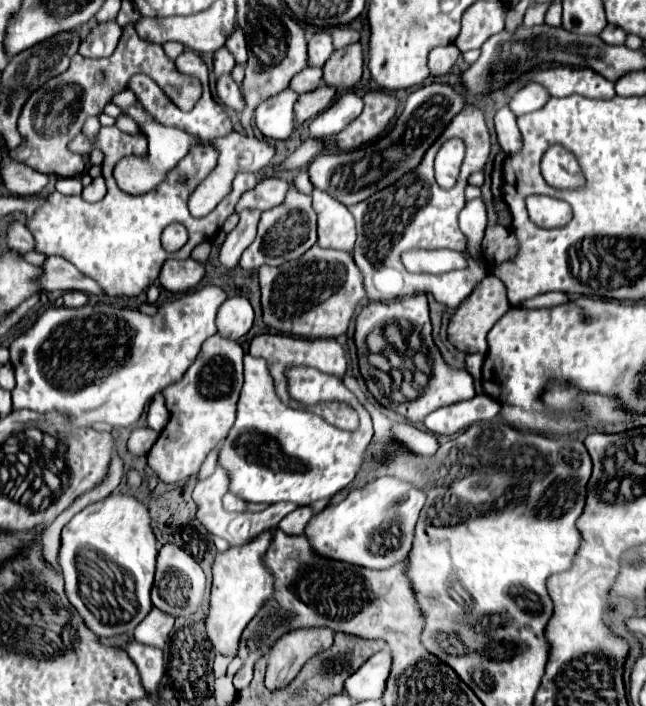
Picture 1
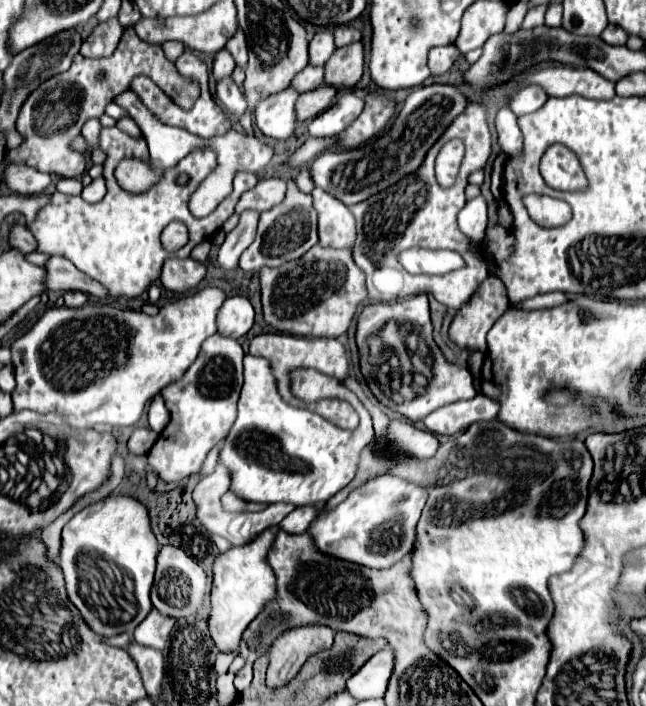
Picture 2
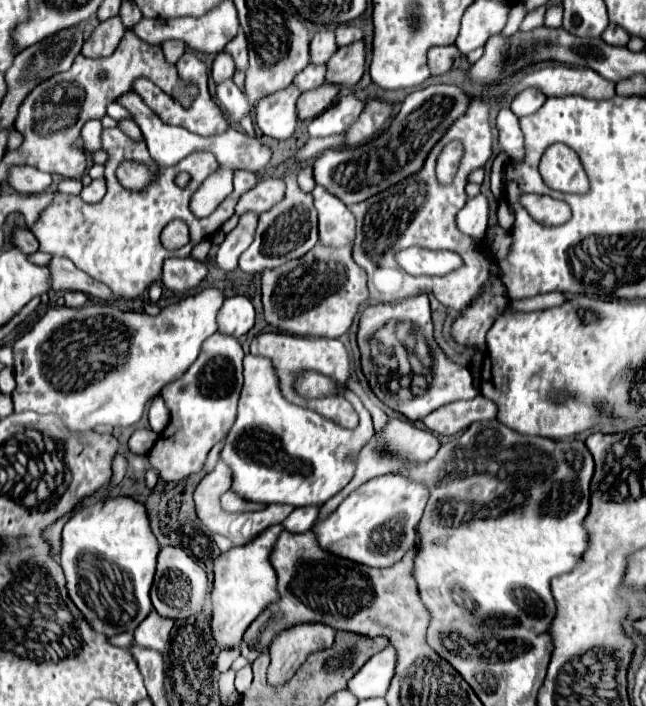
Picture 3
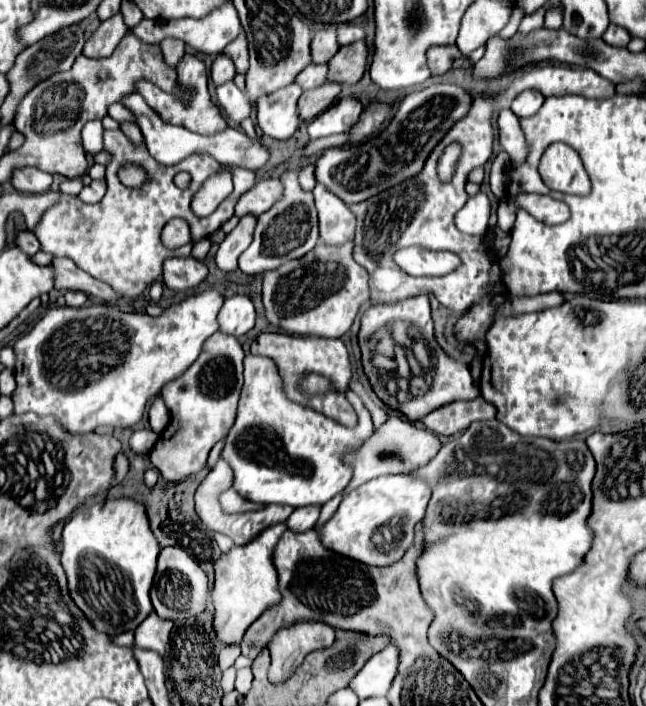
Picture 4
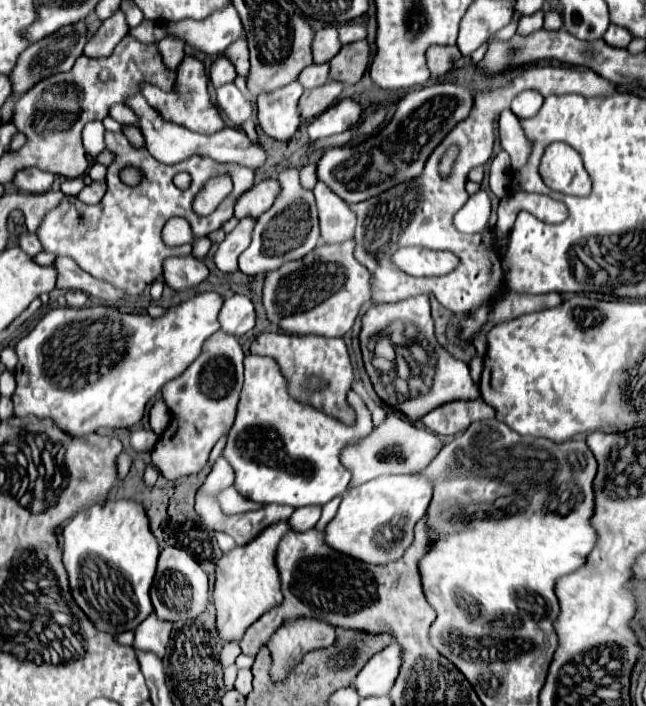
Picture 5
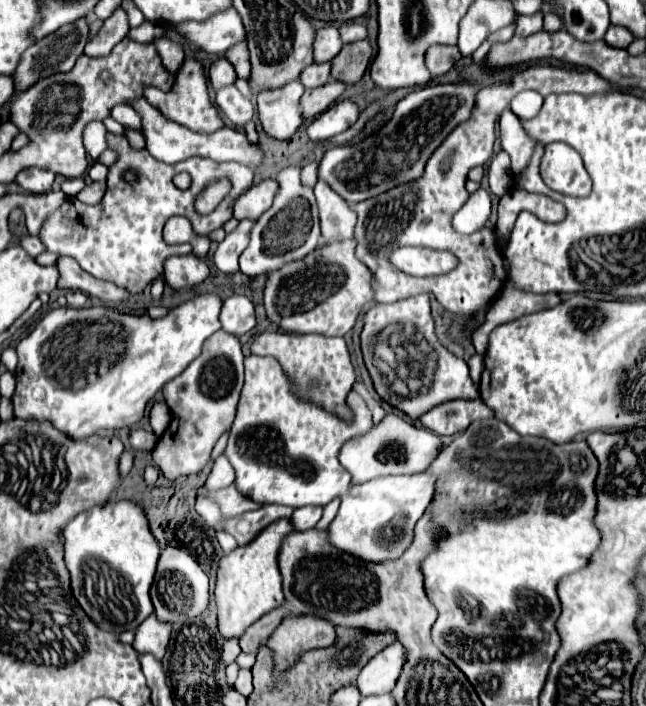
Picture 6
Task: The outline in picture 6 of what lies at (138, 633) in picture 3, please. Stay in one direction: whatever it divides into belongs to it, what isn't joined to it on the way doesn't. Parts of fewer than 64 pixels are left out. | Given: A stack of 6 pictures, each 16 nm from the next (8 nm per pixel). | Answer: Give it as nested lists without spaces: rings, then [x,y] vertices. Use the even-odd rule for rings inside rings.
[[[152,614],[136,628],[136,640],[132,646],[138,652],[152,652],[158,660],[162,660],[166,646],[170,642],[170,632],[172,632],[172,624],[160,622]]]

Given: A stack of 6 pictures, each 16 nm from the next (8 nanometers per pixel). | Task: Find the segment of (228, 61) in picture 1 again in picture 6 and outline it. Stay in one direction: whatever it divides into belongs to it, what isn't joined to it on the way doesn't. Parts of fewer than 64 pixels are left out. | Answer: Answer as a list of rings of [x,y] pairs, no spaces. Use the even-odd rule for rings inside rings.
[[[218,58],[218,60],[210,66],[210,80],[212,80],[214,90],[218,90],[218,88],[222,88],[222,86],[228,86],[228,84],[234,84],[234,82],[236,82],[234,66],[232,66],[226,58]]]

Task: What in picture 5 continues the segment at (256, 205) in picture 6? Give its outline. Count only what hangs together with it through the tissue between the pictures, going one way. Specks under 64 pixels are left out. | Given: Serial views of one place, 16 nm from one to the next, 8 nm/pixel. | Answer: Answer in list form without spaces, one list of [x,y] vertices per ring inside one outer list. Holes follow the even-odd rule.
[[[272,178],[258,182],[256,186],[252,186],[248,192],[244,192],[238,198],[234,216],[236,218],[244,218],[244,216],[256,216],[258,218],[274,204],[274,200],[280,194],[280,188],[282,188],[280,182],[272,180]]]

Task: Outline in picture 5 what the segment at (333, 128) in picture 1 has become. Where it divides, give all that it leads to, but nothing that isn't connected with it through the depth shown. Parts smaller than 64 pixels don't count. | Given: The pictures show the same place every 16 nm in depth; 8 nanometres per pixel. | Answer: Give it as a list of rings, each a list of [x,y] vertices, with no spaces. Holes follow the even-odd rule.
[[[342,98],[308,124],[308,134],[312,140],[318,140],[346,132],[358,122],[360,114],[362,114],[362,106],[356,100]]]

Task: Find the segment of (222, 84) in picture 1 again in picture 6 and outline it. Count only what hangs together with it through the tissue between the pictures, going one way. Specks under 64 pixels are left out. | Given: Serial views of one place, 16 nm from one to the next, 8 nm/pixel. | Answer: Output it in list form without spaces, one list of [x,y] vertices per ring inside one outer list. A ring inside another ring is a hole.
[[[234,84],[216,92],[216,104],[236,128],[242,128],[254,116],[254,104],[248,98],[244,98]]]

